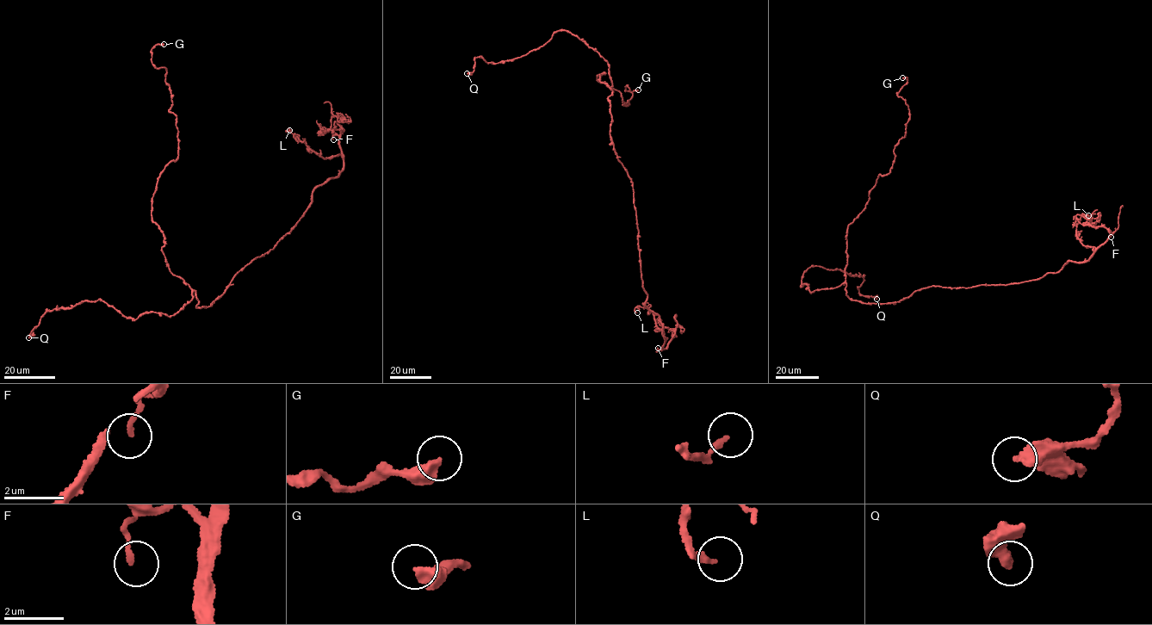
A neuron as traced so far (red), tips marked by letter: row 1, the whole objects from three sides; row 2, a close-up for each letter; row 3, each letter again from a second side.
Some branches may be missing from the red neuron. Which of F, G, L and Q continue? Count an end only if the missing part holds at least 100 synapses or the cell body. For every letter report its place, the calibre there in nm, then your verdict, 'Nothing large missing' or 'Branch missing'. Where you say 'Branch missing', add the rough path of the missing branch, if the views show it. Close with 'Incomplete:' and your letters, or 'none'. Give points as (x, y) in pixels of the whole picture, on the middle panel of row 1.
F: Place: (658, 348). Thickness 160 nm. Nothing large missing
G: Place: (638, 89). Thickness 420 nm. Nothing large missing
L: Place: (637, 312). Thickness 170 nm. Nothing large missing
Q: Place: (467, 73). Thickness 420 nm. Nothing large missing
Incomplete: none

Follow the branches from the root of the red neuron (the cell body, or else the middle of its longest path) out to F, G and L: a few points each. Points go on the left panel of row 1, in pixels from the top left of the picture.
F: (221, 295), (236, 274), (296, 225), (312, 201), (312, 191), (340, 175), (343, 158), (338, 135), (333, 139)
G: (221, 295), (196, 307), (151, 217), (157, 178), (178, 155), (166, 71), (151, 59), (164, 44)
L: (221, 295), (236, 274), (296, 225), (312, 191), (342, 170), (341, 155), (324, 158), (289, 130)

